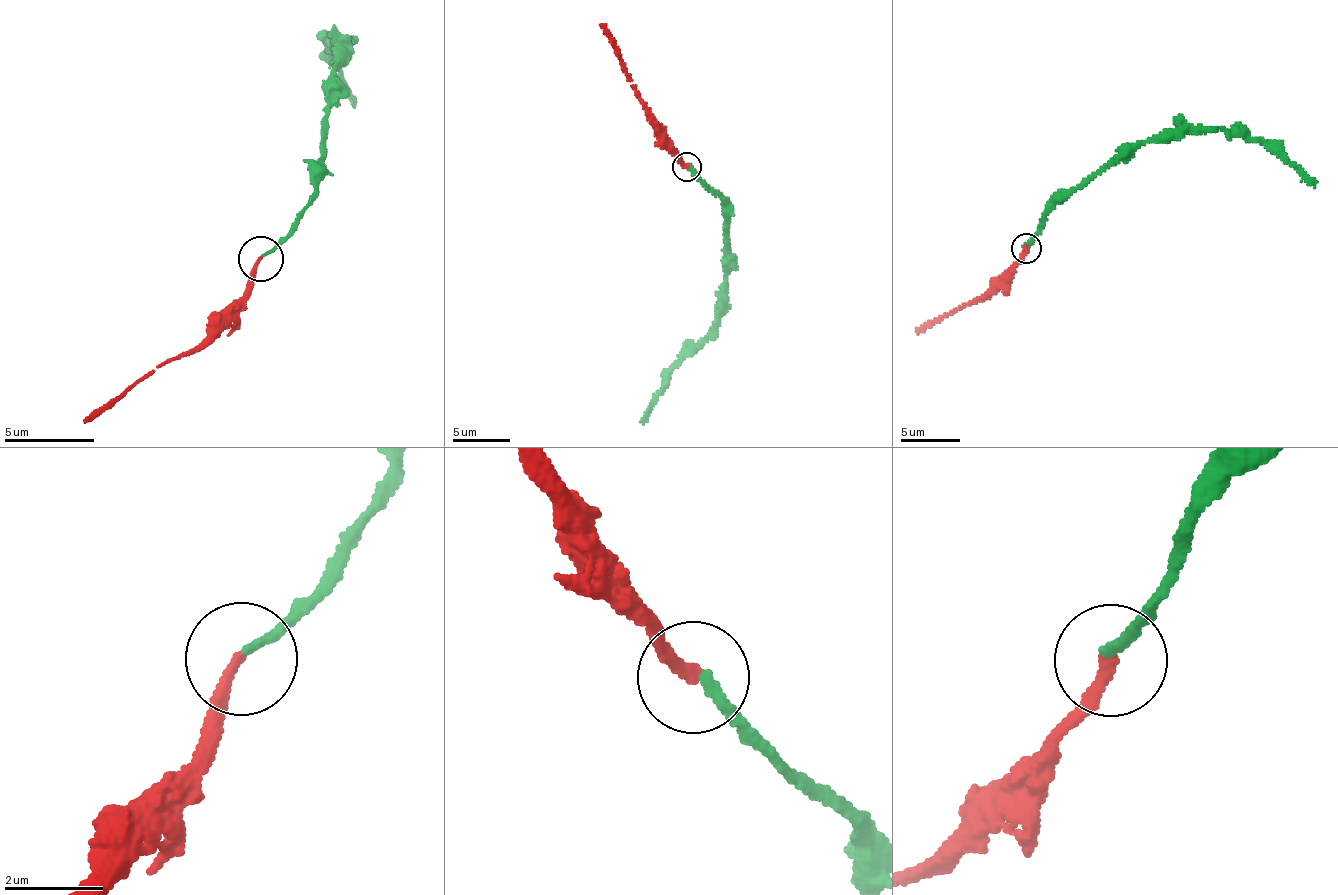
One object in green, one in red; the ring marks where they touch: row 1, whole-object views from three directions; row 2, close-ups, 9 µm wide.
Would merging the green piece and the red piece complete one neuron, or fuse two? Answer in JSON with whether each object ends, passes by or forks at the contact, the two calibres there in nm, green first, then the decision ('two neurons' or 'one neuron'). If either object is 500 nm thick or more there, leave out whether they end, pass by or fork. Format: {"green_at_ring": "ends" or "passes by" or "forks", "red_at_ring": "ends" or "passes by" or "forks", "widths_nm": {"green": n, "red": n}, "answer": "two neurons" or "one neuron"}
{"green_at_ring": "ends", "red_at_ring": "ends", "widths_nm": {"green": 190, "red": 240}, "answer": "one neuron"}

